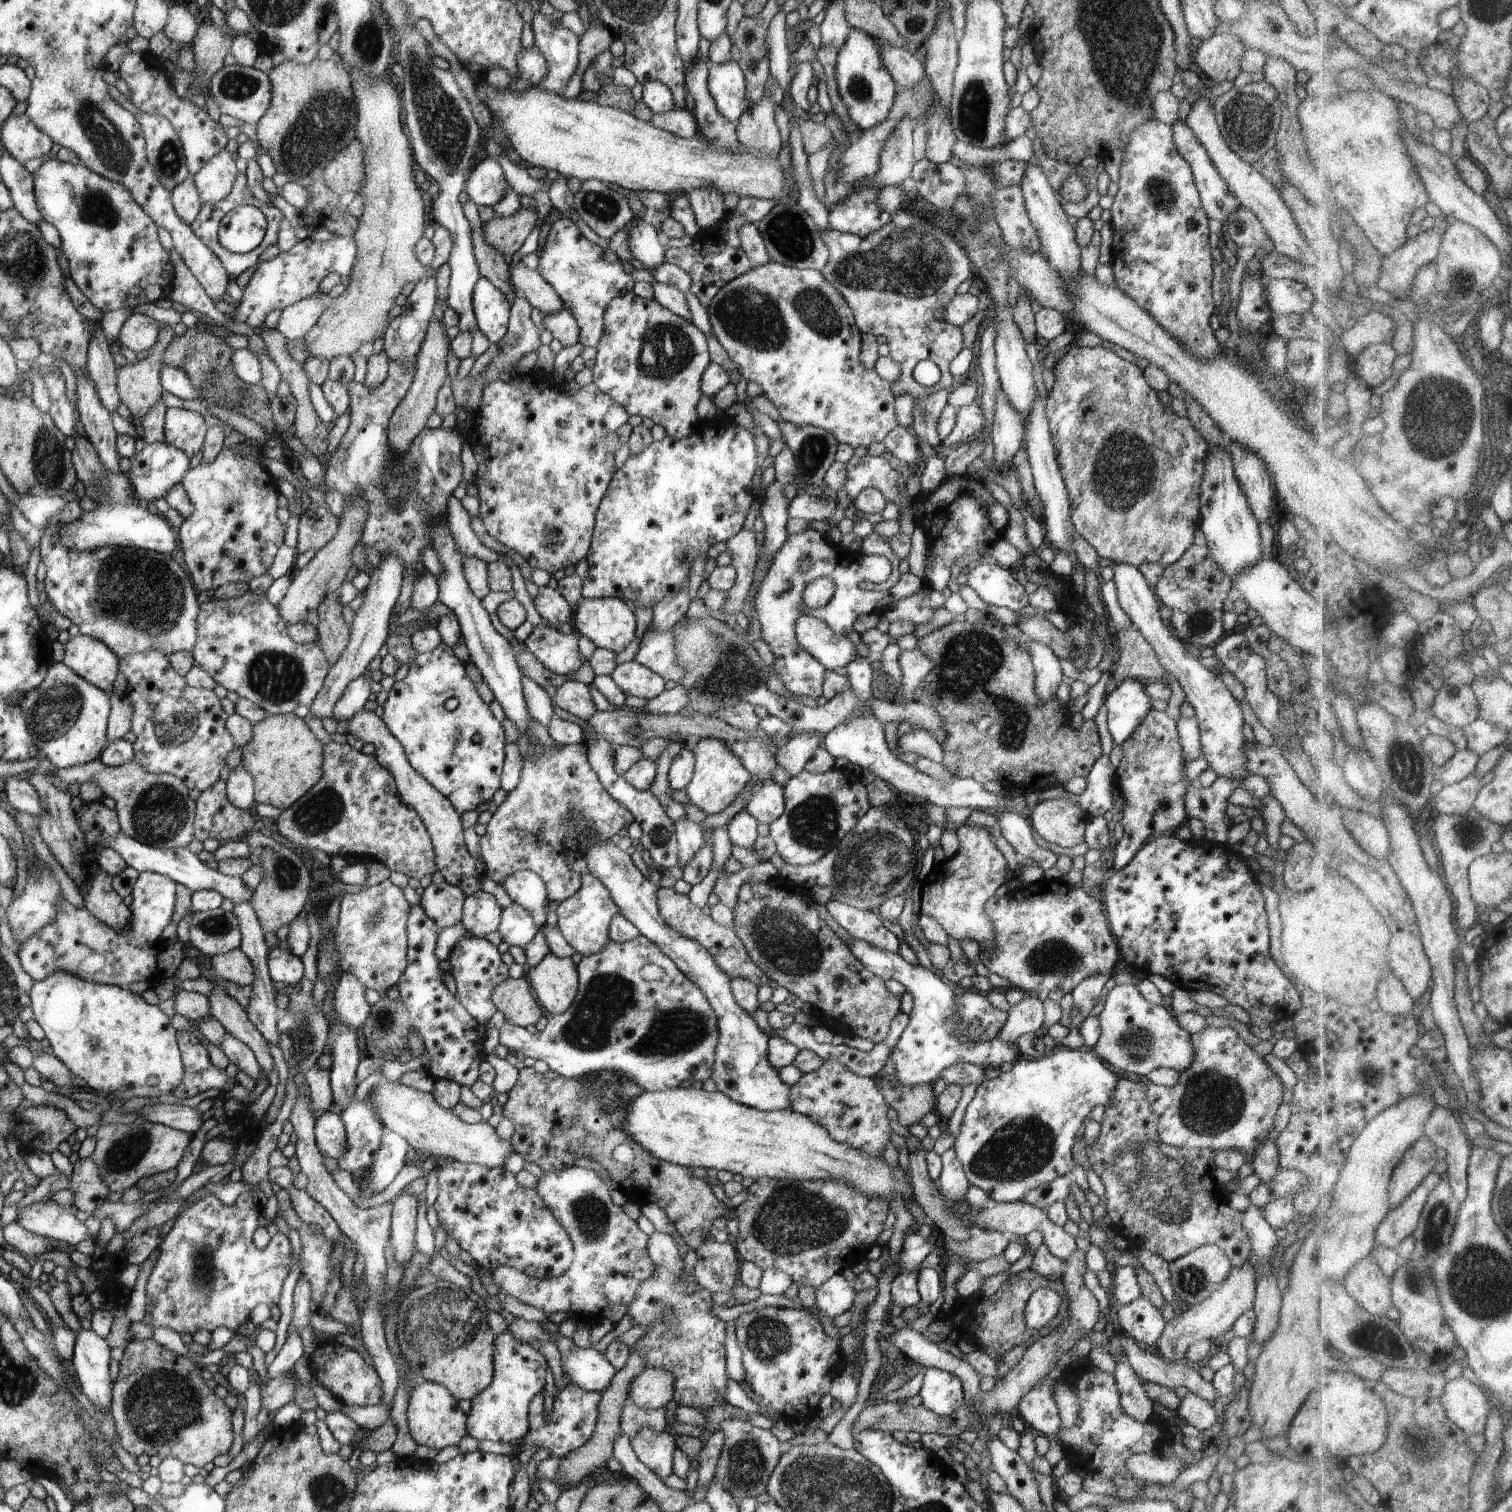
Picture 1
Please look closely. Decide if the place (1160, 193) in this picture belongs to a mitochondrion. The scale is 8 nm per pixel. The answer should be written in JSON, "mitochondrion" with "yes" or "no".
{"mitochondrion":"yes"}

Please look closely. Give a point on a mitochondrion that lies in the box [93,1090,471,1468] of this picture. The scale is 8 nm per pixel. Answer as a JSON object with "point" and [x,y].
{"point":[157,1408]}

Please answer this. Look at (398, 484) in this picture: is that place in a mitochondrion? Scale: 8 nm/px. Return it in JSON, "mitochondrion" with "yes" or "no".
{"mitochondrion":"yes"}

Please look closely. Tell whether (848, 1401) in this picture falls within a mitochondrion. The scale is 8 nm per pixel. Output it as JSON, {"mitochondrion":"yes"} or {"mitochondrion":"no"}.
{"mitochondrion":"no"}

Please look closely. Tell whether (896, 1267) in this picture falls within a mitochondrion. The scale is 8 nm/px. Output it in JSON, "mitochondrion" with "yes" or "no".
{"mitochondrion":"no"}

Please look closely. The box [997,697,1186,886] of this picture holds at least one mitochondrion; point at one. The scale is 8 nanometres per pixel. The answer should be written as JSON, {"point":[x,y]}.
{"point":[1163,803]}

